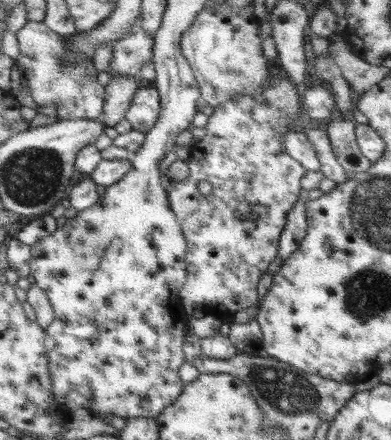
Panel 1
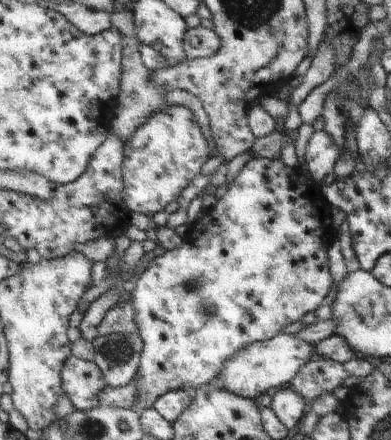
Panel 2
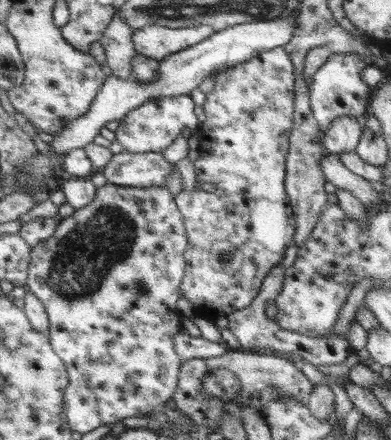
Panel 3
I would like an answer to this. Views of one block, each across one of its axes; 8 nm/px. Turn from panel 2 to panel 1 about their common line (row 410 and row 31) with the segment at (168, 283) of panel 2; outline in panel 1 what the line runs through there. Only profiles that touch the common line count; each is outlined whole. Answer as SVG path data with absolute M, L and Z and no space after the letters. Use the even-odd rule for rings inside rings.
M137 28L133 34L129 34L125 40L115 42L115 58L111 62L113 74L131 74L141 78L141 70L153 62L155 58L155 38L149 36L145 30Z

